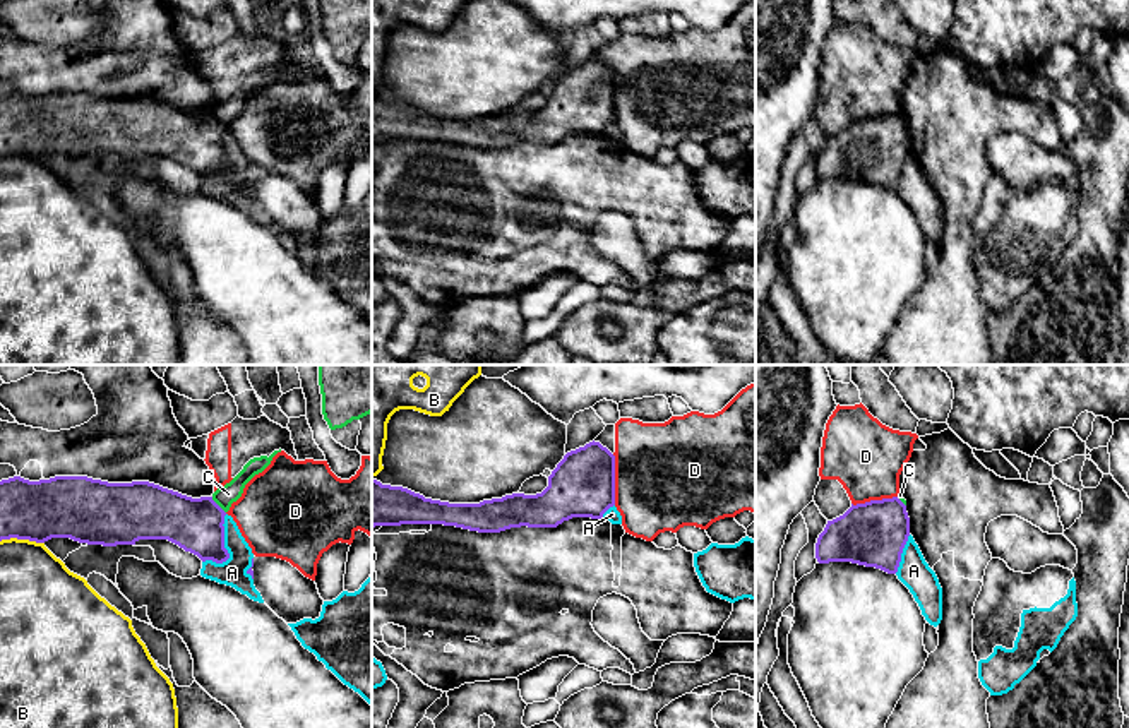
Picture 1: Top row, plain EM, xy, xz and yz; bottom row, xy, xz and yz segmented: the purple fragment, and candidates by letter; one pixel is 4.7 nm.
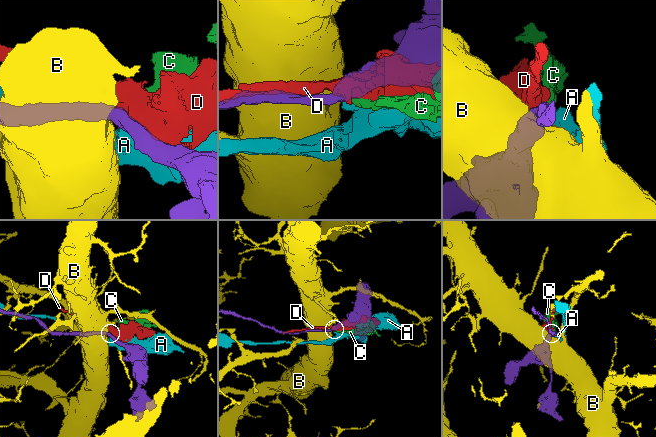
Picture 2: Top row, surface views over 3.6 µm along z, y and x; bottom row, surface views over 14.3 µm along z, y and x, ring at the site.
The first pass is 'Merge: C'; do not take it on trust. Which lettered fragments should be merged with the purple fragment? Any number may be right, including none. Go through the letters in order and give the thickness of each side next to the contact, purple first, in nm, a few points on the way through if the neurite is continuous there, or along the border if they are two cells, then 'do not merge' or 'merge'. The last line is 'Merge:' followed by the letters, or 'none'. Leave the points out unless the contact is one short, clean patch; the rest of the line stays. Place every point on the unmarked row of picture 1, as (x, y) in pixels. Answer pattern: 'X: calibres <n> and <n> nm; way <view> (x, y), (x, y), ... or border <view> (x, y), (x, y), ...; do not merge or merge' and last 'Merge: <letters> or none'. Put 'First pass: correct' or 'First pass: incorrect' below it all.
A: calibres 260 and 130 nm; do not merge
B: calibres 280 and 360 nm; do not merge
C: calibres 260 and 90 nm; border xy (211, 113), (225, 129); do not merge
D: calibres 300 and 500 nm; do not merge
Merge: none
First pass: incorrect

